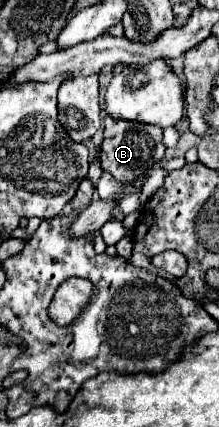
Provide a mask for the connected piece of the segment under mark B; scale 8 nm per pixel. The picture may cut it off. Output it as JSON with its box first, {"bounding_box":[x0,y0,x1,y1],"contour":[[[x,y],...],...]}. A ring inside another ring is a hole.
{"bounding_box":[100,116,164,182],"contour":[[[110,116],[104,118],[104,142],[100,164],[102,170],[112,174],[118,182],[132,182],[152,166],[156,166],[164,158],[164,144],[162,144],[162,130],[158,126],[138,124],[138,122],[124,122],[114,120]]]}

